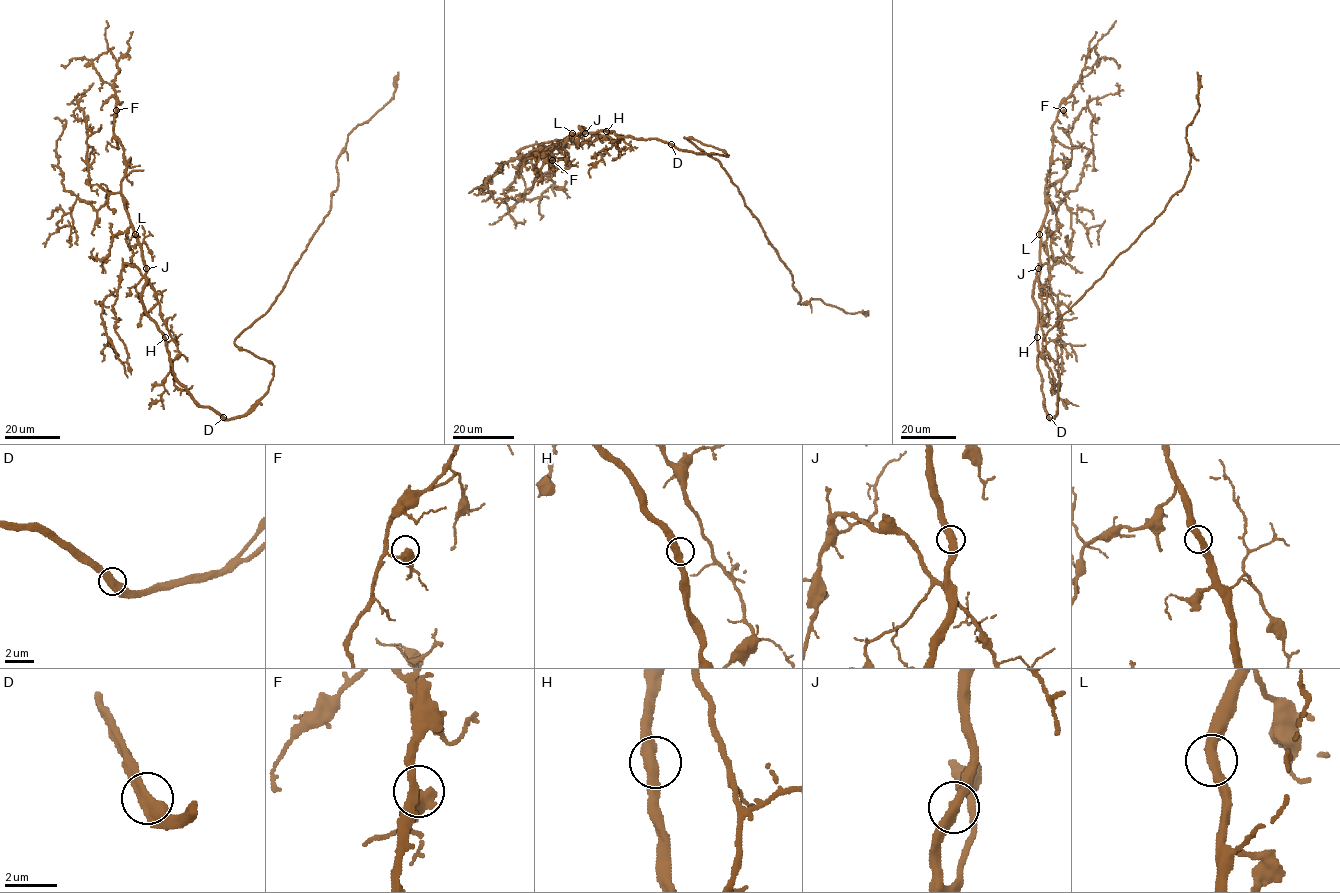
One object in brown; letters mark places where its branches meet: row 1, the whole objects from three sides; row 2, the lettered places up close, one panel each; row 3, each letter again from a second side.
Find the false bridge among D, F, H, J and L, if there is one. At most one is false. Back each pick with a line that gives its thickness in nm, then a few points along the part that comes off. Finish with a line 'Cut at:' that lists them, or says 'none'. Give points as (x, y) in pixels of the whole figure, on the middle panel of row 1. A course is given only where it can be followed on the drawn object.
Cut at: none

